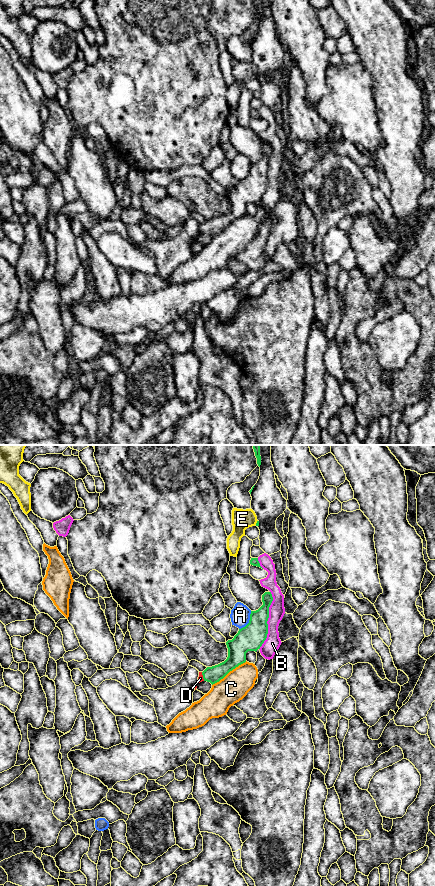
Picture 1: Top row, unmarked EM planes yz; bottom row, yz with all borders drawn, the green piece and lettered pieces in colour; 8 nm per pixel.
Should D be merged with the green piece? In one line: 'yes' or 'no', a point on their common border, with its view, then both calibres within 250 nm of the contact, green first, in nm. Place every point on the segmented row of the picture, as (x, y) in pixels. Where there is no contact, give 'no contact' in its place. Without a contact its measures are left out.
yes | yz (203, 676) | 140/50 nm

